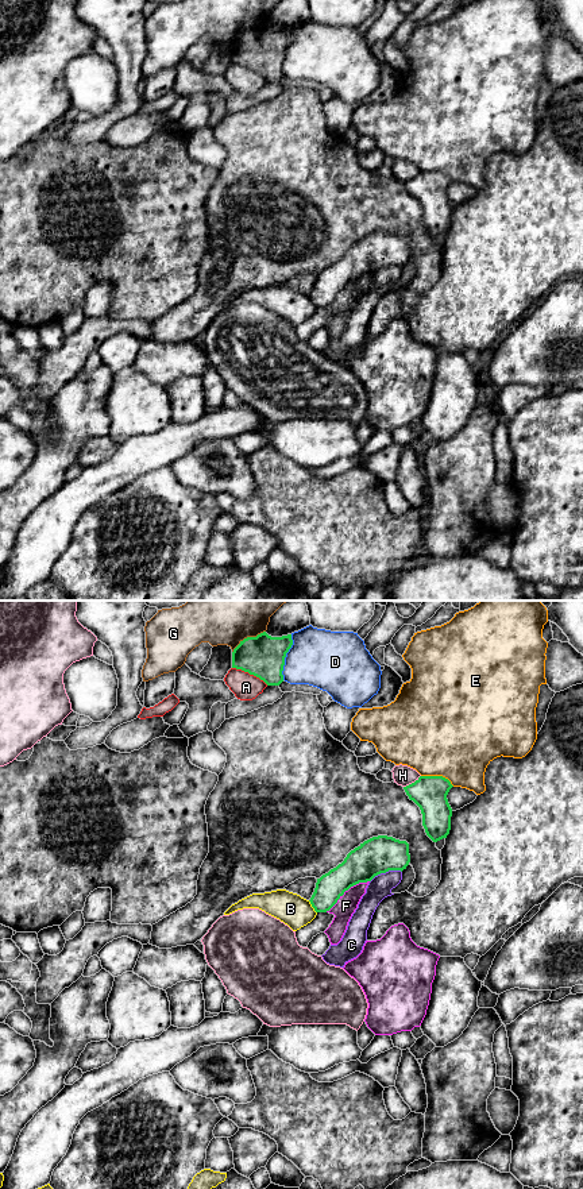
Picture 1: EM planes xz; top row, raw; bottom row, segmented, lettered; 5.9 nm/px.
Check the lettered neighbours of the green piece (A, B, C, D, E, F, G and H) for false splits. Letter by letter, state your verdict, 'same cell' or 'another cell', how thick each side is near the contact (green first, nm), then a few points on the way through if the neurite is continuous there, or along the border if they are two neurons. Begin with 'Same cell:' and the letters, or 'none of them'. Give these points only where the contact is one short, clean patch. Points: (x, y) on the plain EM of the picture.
Same cell: none of them
A: another cell; calibres 260 and 160 nm; border xz (232, 62), (247, 66), (267, 80)
B: another cell; calibres 170 and 190 nm; border xz (308, 296), (316, 308)
C: another cell; calibres 220 and 140 nm
D: another cell; calibres 260 and 340 nm
E: another cell; calibres 200 and 500 nm
F: another cell; calibres 220 and 120 nm
G: another cell; calibres 260 and 240 nm
H: another cell; calibres 200 and 120 nm

